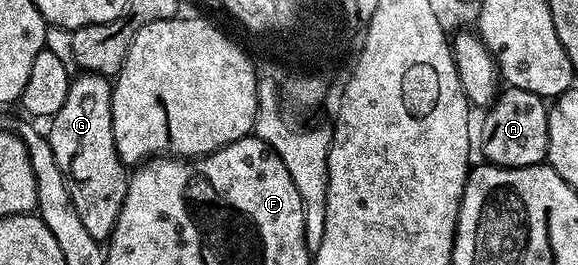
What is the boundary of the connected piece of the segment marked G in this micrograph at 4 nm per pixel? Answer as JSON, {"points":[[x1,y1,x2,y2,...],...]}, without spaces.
{"points":[[77,74,70,85,70,93,66,93,66,105,62,105,62,109,58,109,58,113,52,116,50,126,52,128,46,131,48,144,50,149,54,149,54,161,58,161,58,169,62,169,66,177,74,209,78,209,78,217,82,217,82,225,86,225,90,237,107,241,112,236,118,215,122,213,130,178,129,168,118,157,118,149,114,145,112,83,102,75]]}

